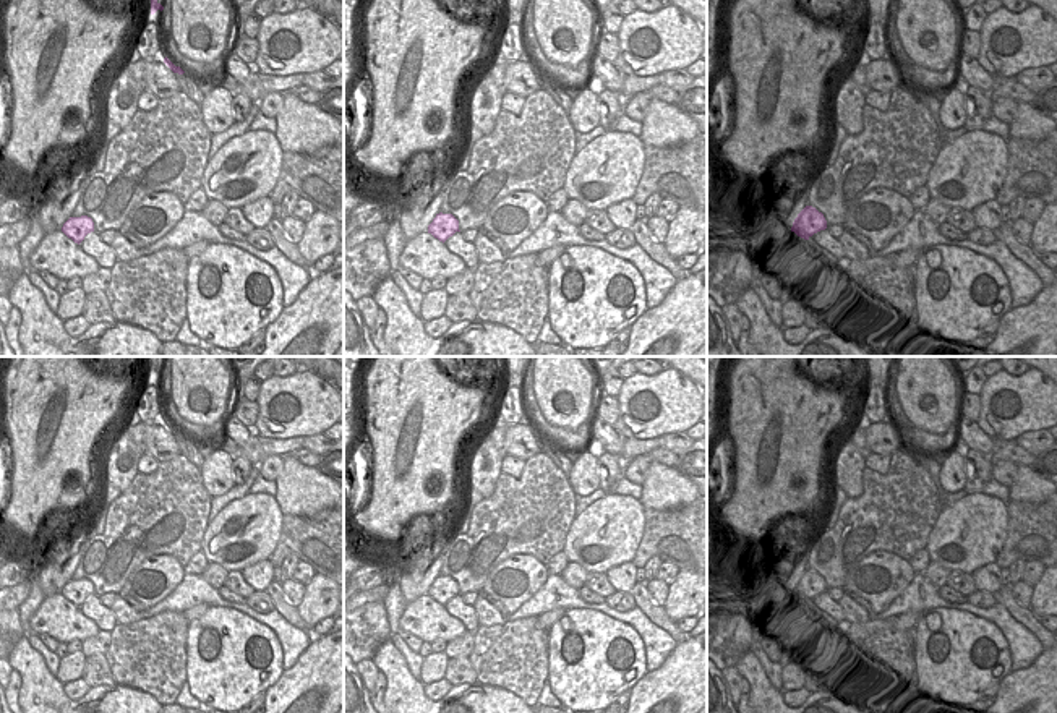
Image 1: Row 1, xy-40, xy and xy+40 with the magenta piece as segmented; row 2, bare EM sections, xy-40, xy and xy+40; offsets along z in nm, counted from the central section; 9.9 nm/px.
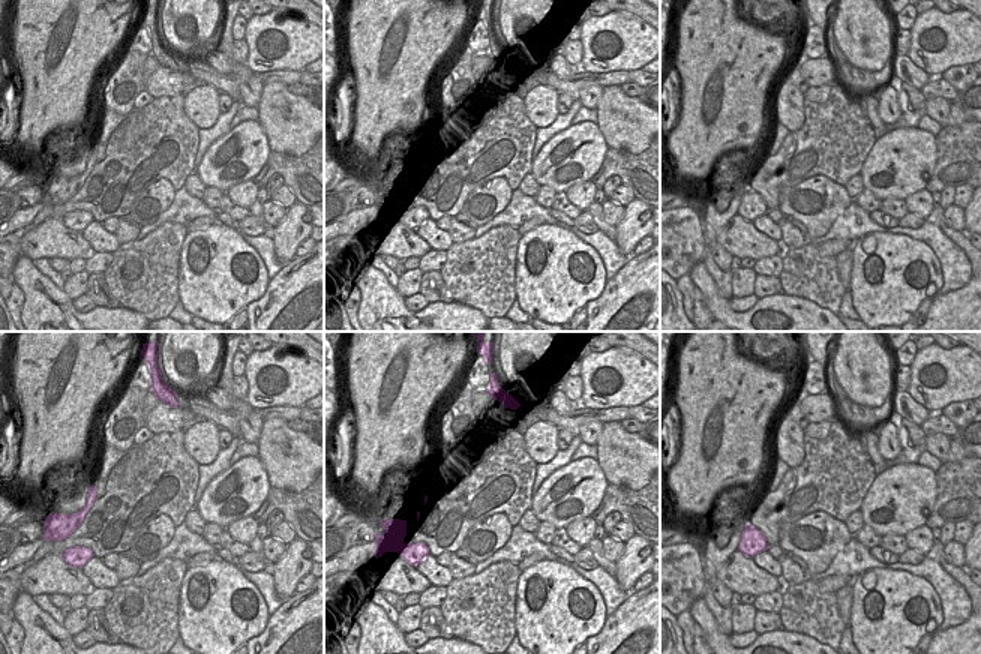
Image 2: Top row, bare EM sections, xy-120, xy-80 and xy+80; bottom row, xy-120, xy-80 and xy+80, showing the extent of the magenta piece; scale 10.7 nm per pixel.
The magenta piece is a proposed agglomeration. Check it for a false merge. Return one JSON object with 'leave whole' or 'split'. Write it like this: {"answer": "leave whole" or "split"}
{"answer": "split"}

